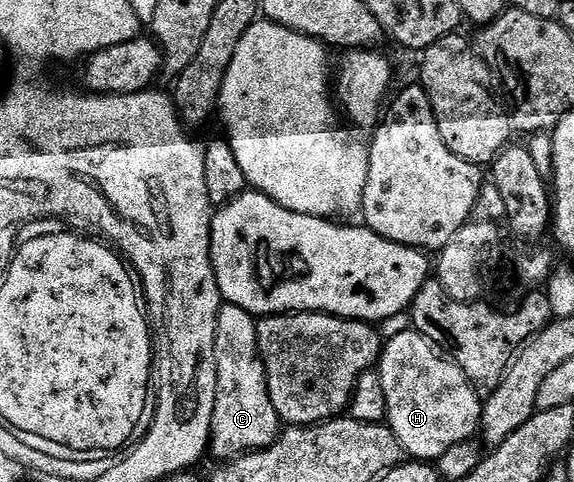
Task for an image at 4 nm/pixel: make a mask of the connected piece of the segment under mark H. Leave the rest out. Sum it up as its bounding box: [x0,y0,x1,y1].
[377,327,484,463]

